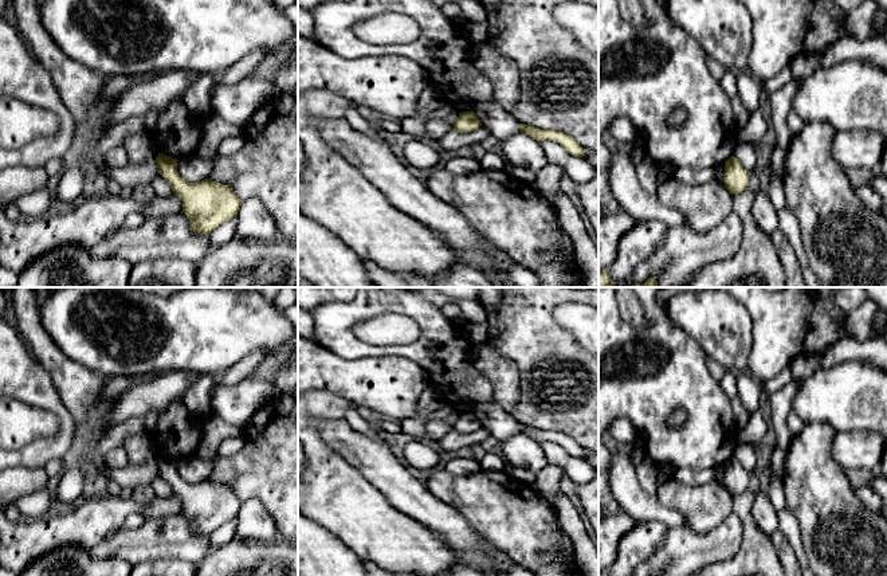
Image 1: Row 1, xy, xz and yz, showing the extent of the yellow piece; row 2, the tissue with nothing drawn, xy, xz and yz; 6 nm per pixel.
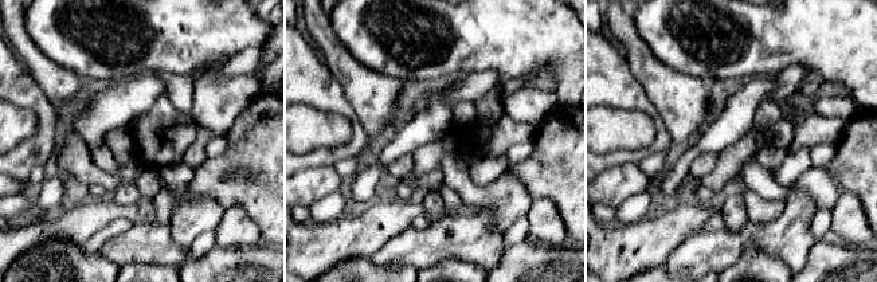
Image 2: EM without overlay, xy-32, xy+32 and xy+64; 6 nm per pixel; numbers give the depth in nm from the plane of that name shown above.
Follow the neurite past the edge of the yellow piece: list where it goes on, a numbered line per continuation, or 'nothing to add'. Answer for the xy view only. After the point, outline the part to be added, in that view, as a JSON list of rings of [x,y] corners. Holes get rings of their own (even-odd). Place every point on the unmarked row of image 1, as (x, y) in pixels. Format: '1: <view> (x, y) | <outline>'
nothing to add

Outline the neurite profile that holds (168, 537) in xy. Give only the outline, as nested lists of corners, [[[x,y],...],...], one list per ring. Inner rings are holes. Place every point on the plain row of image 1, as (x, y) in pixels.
[[[184,513],[146,518],[137,529],[119,529],[90,549],[94,557],[118,557],[132,567],[156,559],[203,563],[211,552],[208,536],[195,534]]]

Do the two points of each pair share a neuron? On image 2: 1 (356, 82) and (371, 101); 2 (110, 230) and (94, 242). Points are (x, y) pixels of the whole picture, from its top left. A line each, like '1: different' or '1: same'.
1: same
2: same

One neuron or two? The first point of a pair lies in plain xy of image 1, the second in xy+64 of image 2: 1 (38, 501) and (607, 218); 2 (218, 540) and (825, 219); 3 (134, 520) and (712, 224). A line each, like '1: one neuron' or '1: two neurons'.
1: two neurons
2: one neuron
3: one neuron

